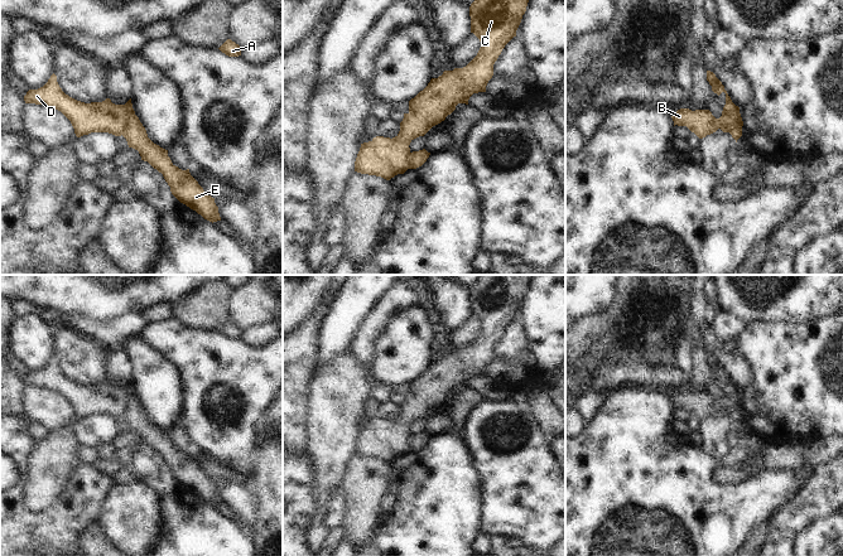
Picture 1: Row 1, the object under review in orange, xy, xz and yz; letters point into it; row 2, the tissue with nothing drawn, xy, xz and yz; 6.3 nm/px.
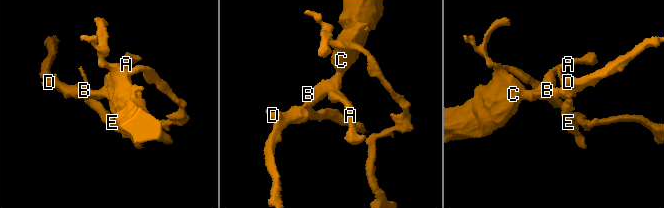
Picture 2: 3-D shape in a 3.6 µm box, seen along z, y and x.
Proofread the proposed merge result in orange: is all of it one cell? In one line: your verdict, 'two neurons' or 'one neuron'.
two neurons

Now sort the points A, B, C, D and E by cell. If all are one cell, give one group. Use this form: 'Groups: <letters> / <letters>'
Groups: A B C D / E.

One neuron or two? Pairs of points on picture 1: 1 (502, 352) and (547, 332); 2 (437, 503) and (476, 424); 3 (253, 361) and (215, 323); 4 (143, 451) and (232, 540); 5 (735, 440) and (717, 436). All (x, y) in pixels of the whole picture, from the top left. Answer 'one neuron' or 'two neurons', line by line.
1: two neurons
2: two neurons
3: two neurons
4: one neuron
5: two neurons

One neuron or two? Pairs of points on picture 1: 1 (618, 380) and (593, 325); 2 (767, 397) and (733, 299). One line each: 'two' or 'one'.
1: two
2: two

